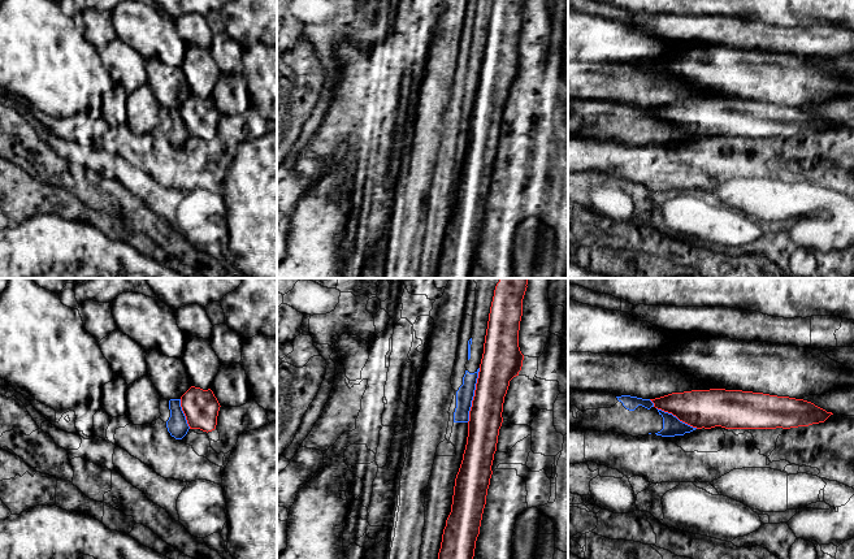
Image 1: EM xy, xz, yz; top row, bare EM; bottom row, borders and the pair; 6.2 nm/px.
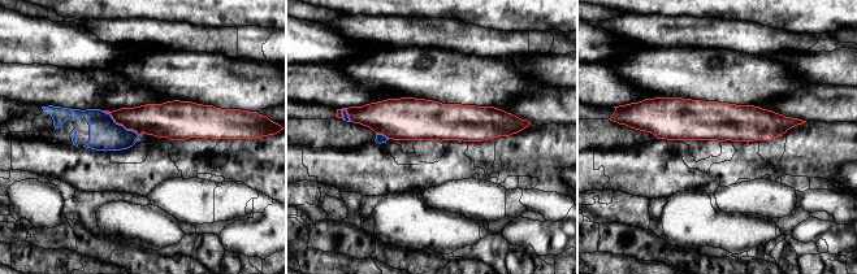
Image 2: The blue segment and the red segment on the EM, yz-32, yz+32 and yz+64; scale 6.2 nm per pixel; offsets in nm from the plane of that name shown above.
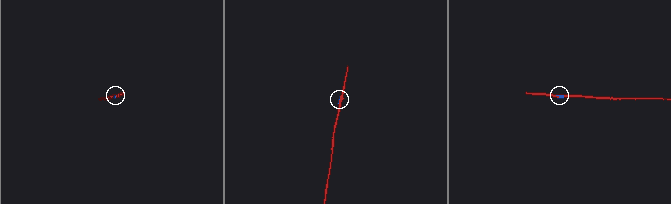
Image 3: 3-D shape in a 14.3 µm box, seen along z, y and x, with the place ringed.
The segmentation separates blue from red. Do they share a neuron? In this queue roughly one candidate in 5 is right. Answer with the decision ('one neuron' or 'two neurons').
two neurons

